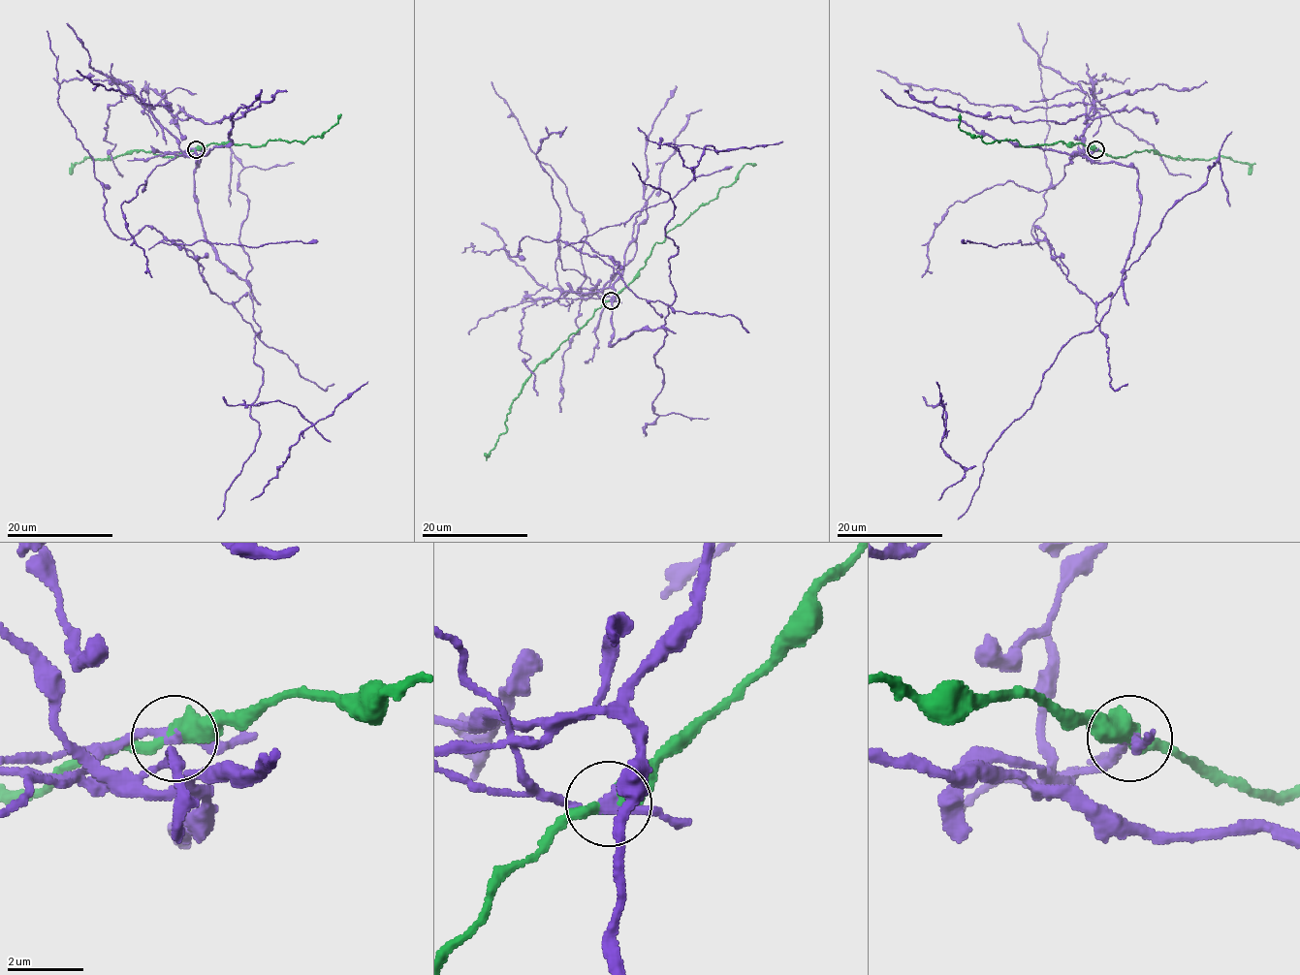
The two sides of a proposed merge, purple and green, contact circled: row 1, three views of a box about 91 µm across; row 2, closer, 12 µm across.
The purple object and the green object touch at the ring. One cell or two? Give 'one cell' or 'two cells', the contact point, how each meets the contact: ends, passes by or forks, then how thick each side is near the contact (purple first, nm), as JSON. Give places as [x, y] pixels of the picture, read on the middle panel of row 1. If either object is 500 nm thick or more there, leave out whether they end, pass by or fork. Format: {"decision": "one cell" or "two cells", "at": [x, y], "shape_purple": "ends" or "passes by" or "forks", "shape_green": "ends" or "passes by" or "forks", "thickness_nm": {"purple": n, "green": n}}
{"decision": "two cells", "at": [611, 300], "shape_purple": "passes by", "shape_green": "passes by", "thickness_nm": {"purple": 240, "green": 440}}

